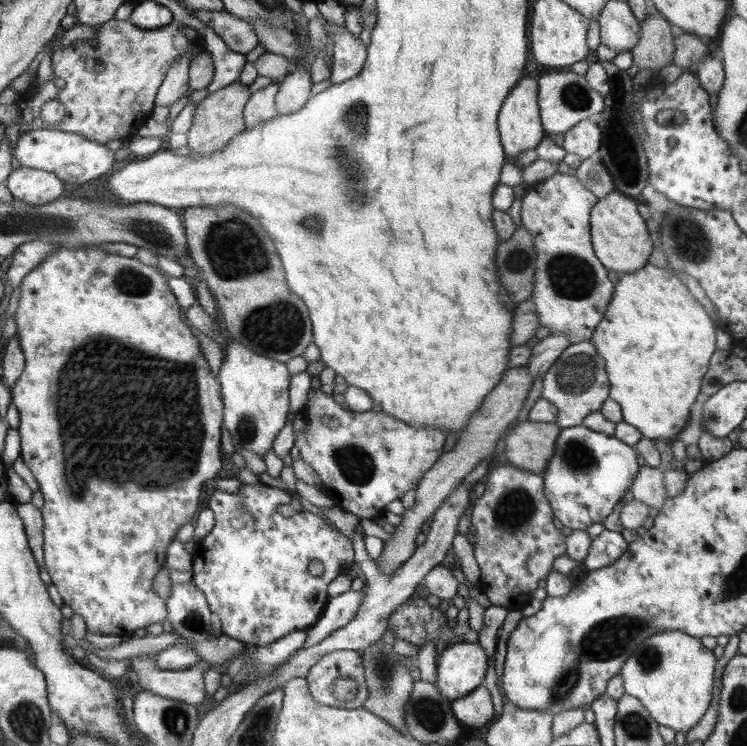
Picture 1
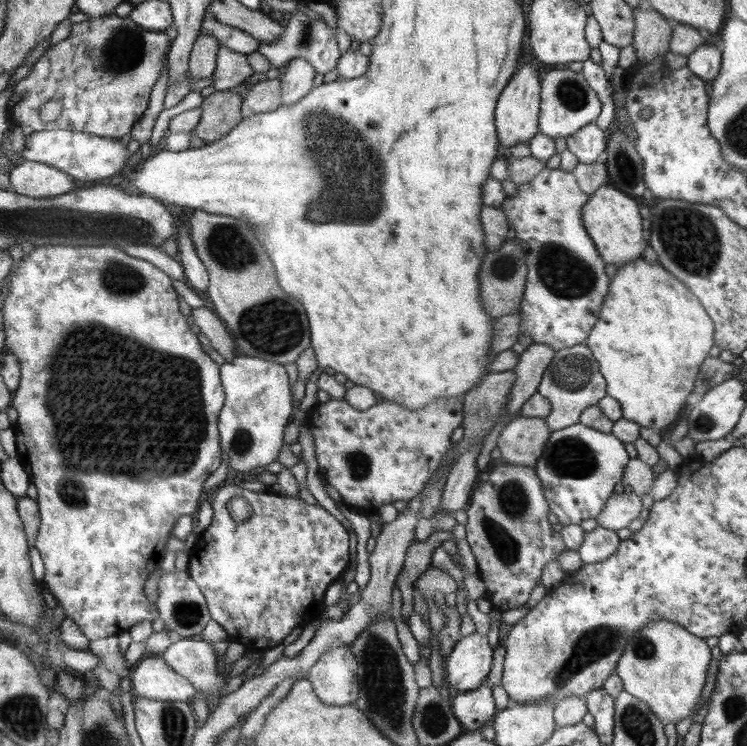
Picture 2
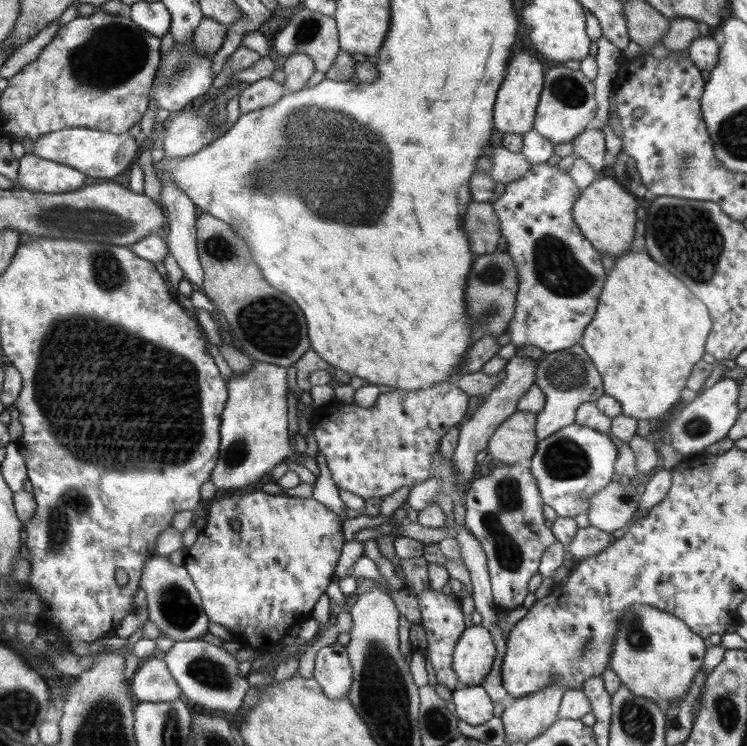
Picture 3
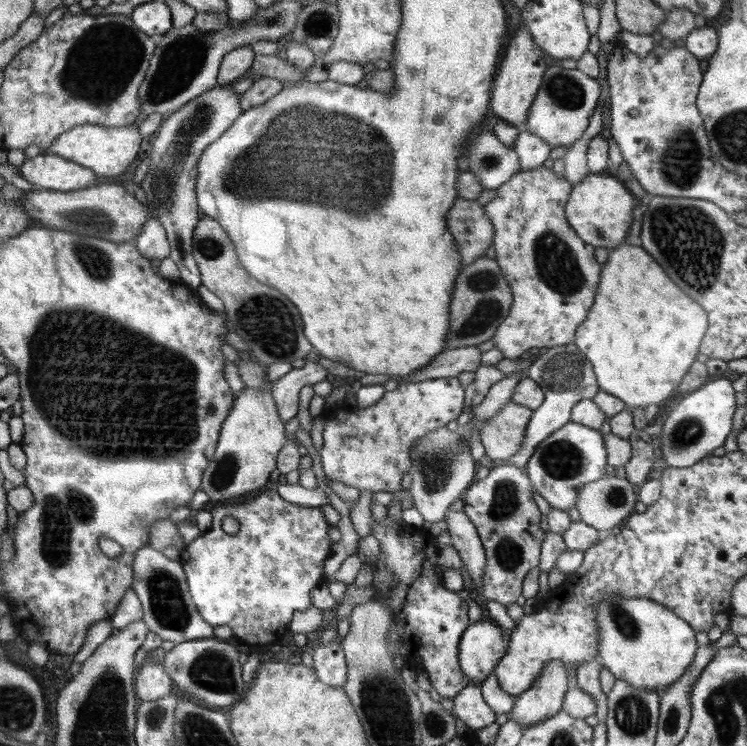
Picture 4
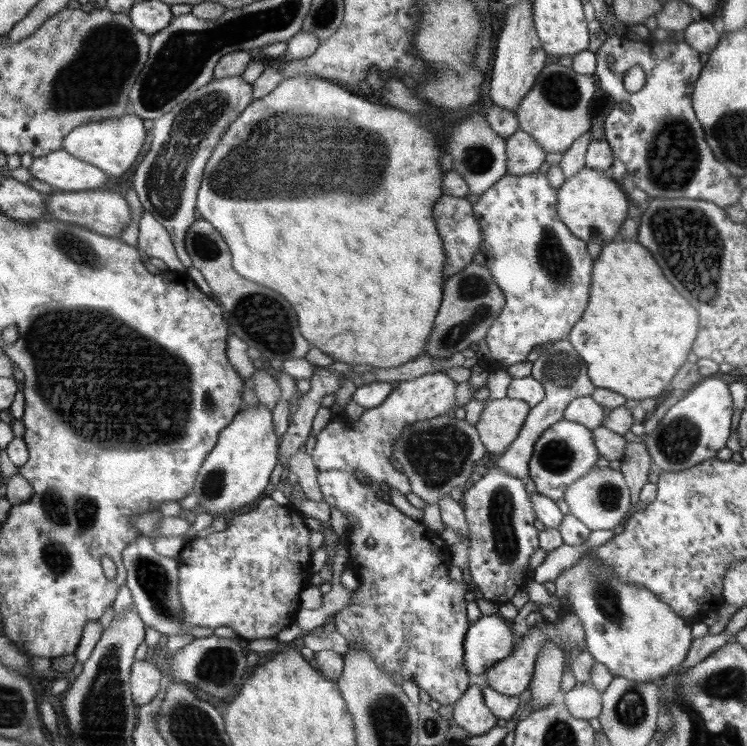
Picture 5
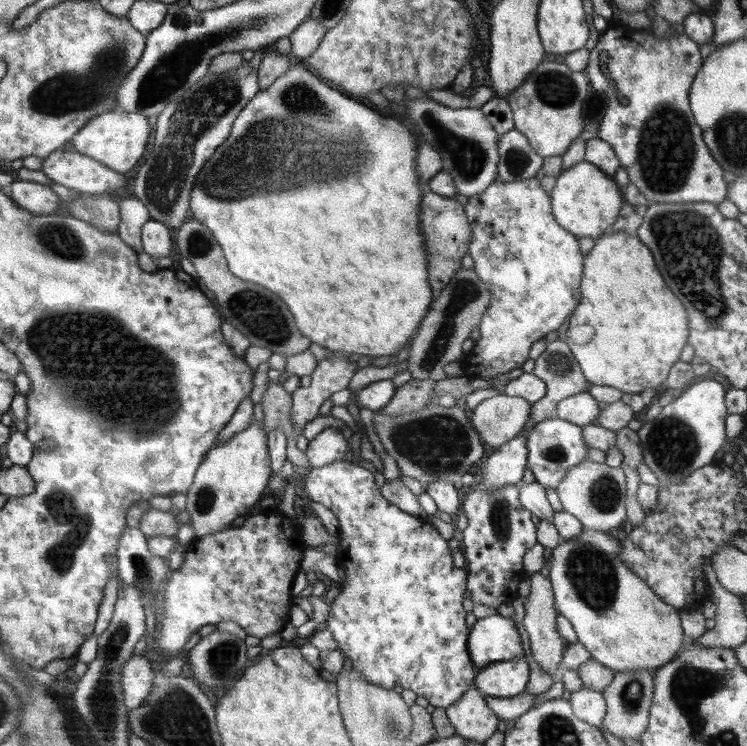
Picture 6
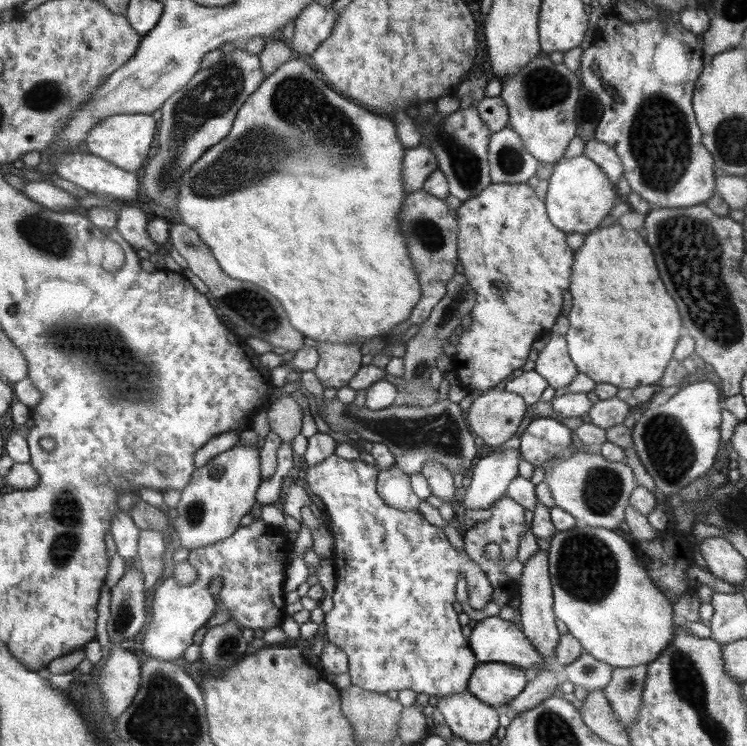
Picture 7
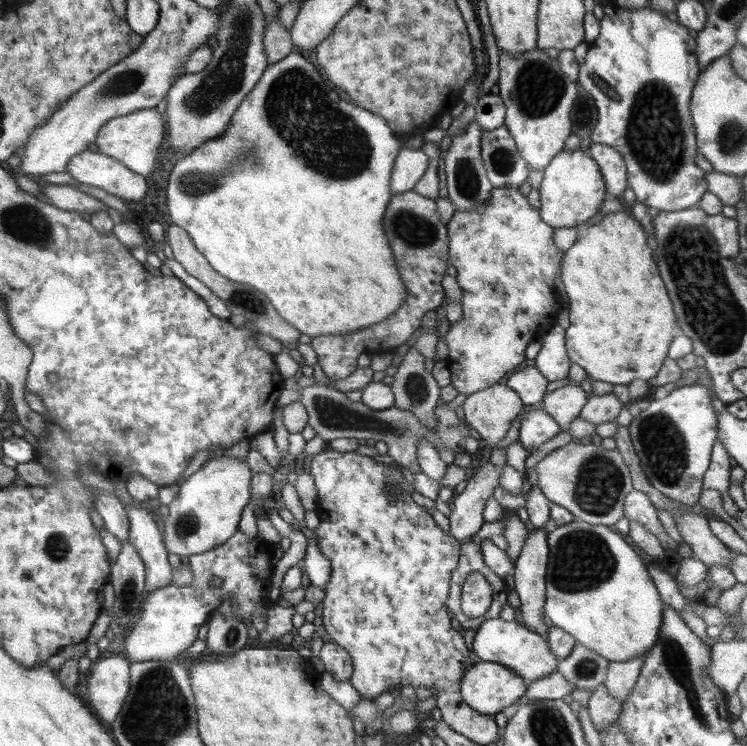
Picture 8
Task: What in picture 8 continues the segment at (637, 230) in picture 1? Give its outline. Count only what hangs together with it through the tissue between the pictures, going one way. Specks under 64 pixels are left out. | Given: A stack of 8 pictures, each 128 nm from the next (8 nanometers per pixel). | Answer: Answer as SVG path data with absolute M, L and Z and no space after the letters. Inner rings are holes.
M579 148L562 150L546 165L540 185L540 216L552 228L572 228L584 224L600 209L606 184L596 161Z

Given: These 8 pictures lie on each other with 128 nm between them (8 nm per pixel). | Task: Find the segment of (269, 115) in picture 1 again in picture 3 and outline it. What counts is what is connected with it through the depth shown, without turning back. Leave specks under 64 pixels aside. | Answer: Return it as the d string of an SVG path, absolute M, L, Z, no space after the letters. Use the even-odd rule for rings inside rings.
M261 78L239 92L240 115L258 111L278 103L286 93L284 86L271 78Z

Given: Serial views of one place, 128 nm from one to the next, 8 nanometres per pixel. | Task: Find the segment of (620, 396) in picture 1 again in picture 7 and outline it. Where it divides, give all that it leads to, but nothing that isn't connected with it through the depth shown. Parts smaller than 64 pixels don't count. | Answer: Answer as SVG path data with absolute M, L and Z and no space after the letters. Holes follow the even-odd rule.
M618 224L610 225L609 227L596 228L590 233L584 235L584 245L580 246L578 250L574 251L574 261L572 261L572 273L570 273L570 294L572 295L572 310L570 310L570 330L566 333L566 342L568 345L568 352L572 362L576 365L578 371L587 374L596 383L608 383L618 388L636 388L641 384L656 384L662 375L664 369L668 366L670 359L672 359L672 350L680 338L680 328L682 328L682 322L680 322L680 314L678 314L678 308L674 304L674 300L670 298L670 294L666 292L660 276L658 276L658 270L656 270L656 264L654 264L654 256L652 256L652 250L650 246L644 242L644 234L634 230L622 228Z

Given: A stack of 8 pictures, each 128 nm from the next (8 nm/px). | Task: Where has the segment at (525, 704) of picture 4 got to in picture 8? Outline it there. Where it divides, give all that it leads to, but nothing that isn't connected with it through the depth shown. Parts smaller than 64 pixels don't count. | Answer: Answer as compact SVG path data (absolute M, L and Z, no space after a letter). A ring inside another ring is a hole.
M529 528L526 541L522 545L522 551L514 562L514 574L512 589L518 593L520 597L520 612L522 614L522 624L530 630L536 631L542 638L547 638L549 626L544 623L546 616L544 615L544 603L546 602L545 579L548 566L549 546L547 543L548 532L545 528Z

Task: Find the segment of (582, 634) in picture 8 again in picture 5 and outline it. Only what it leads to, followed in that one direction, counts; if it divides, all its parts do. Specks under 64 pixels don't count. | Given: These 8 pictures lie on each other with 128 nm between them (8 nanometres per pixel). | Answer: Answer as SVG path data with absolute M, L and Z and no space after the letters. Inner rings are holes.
M590 549L582 554L582 559L578 559L572 567L562 571L553 582L556 597L562 605L566 604L570 607L584 626L586 651L596 661L605 664L615 677L652 683L655 678L666 678L666 675L684 661L693 639L692 623L678 616L671 606L658 600L648 588L636 584L625 584L619 580L612 566L604 561L600 562L596 555L590 555Z

